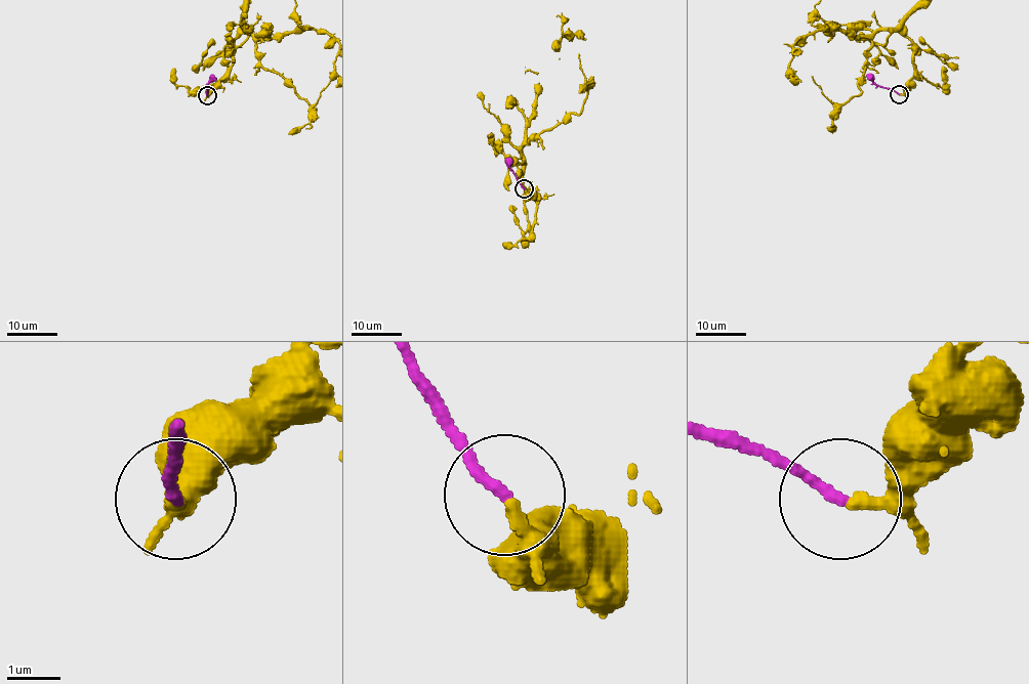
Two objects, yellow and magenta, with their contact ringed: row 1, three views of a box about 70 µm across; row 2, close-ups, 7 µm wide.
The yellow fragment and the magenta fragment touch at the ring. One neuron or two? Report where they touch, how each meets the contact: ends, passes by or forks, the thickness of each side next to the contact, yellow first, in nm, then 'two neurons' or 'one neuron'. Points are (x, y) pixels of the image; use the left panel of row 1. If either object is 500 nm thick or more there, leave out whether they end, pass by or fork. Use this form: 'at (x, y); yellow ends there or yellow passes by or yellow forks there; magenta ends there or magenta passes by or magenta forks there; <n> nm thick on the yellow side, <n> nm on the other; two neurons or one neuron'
at (207, 95); yellow passes by; magenta ends there; 190 nm thick on the yellow side, 200 nm on the other; one neuron

